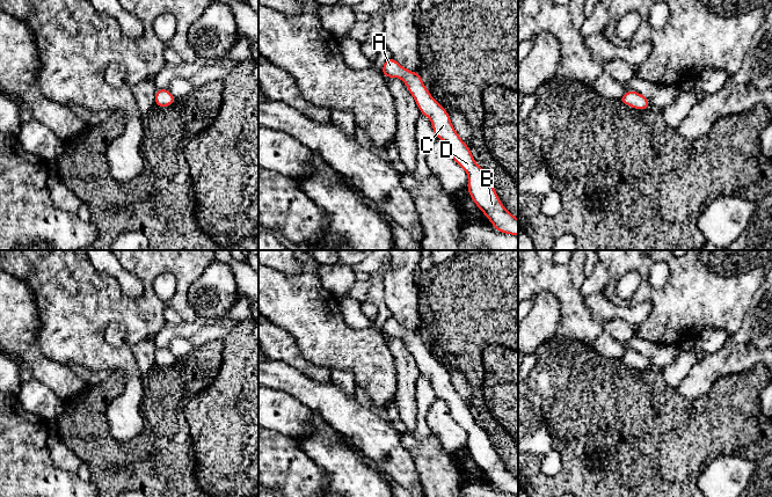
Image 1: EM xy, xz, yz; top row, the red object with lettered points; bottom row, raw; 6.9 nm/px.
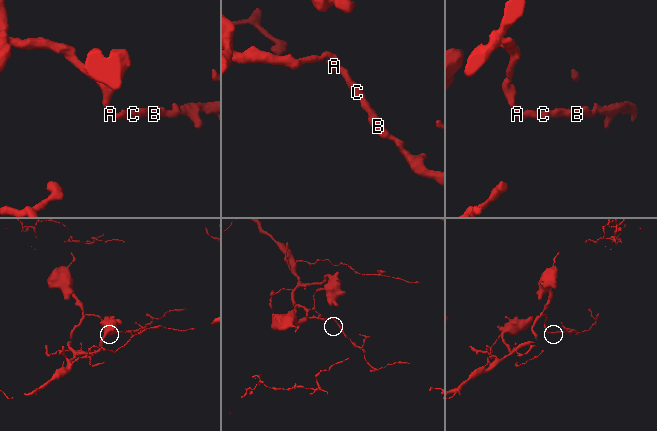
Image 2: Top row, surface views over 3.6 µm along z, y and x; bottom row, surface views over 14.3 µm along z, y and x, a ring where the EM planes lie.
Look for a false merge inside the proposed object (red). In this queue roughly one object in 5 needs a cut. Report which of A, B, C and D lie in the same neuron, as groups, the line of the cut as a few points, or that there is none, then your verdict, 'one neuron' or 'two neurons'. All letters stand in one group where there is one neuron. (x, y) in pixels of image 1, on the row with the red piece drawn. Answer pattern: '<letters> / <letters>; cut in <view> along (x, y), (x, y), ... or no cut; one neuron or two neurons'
A B C D; no cut; one neuron

